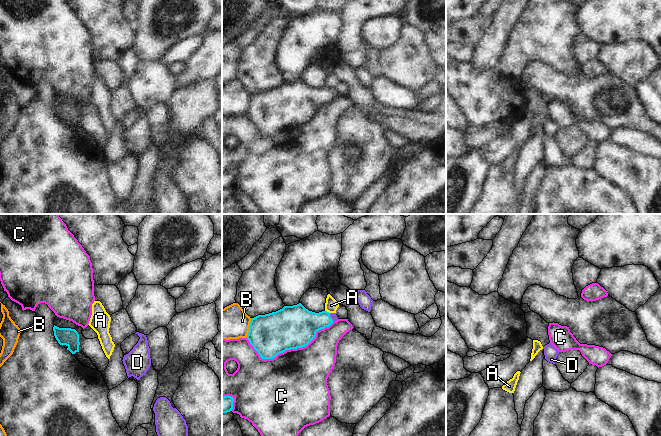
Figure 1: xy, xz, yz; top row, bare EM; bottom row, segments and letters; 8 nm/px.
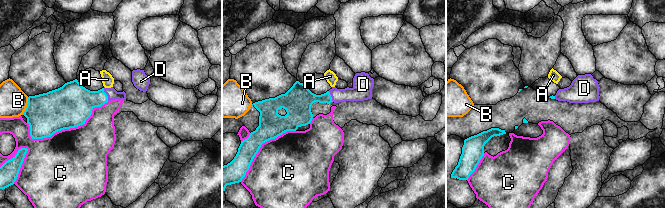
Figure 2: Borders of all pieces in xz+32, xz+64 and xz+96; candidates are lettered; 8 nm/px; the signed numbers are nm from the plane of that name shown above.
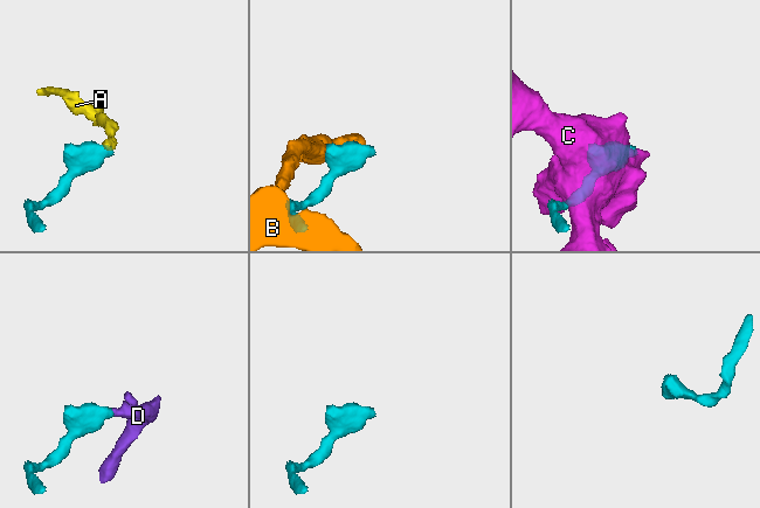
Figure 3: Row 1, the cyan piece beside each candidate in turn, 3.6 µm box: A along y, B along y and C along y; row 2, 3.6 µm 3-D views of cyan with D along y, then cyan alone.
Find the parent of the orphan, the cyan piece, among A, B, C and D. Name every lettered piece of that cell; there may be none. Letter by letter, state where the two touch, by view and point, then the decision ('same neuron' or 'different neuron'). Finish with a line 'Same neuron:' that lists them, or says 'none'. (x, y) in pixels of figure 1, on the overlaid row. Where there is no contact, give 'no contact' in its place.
A: xz (326, 311) | different neuron
B: xz (249, 328) | different neuron
C: xz (289, 349) | different neuron
D: xz (330, 317) | same neuron
Same neuron: D

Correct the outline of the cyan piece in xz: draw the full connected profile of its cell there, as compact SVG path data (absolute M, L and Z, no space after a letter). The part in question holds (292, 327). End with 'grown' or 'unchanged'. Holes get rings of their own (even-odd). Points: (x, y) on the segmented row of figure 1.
M301 303L251 318L247 339L262 359L307 346L316 332L338 320L336 313L315 313Z; grown

